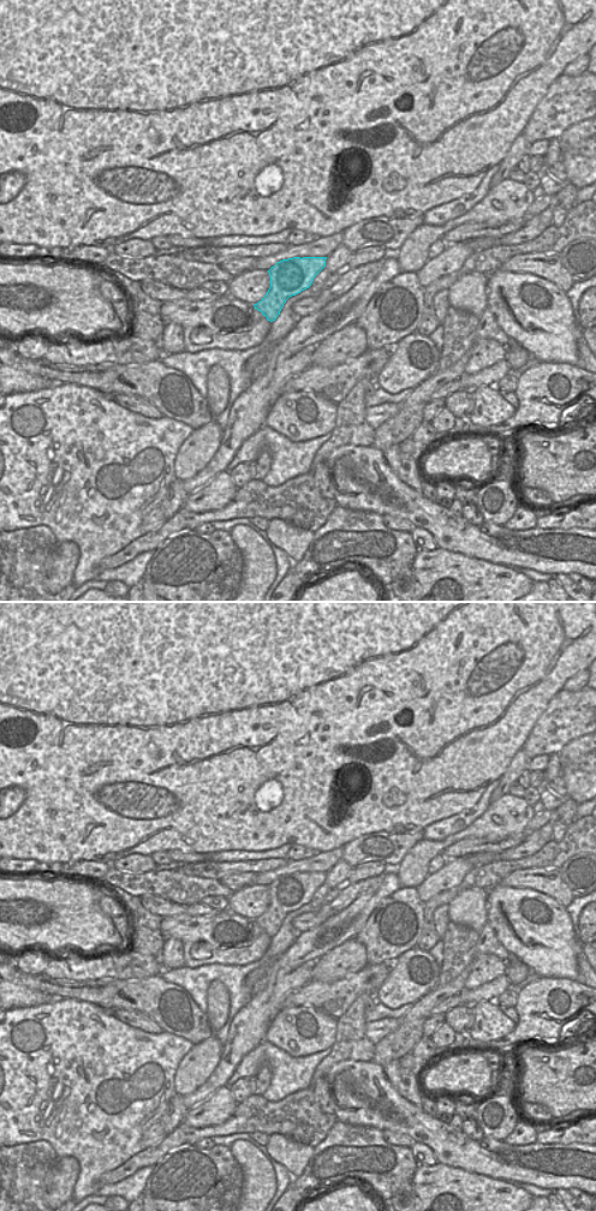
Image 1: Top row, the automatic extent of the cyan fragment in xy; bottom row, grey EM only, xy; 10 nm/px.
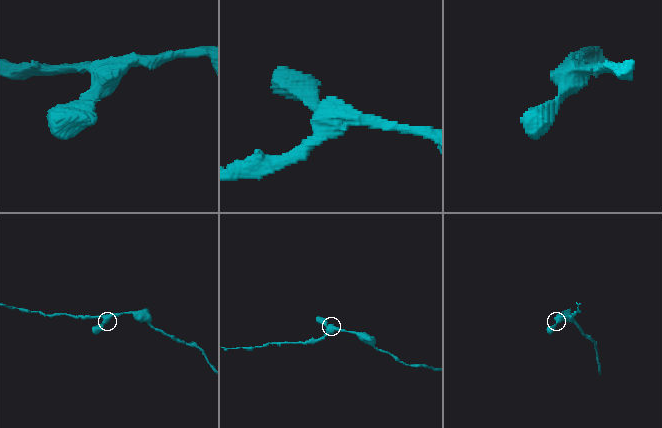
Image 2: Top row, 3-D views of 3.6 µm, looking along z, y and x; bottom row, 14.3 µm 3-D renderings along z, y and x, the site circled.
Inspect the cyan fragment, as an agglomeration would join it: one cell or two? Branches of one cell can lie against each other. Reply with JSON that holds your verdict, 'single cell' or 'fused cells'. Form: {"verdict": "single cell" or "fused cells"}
{"verdict": "single cell"}

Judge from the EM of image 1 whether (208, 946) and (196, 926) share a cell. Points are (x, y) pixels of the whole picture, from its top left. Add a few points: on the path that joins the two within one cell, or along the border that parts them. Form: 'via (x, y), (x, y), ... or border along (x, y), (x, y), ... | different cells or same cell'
via (207, 941), (197, 931) | same cell

